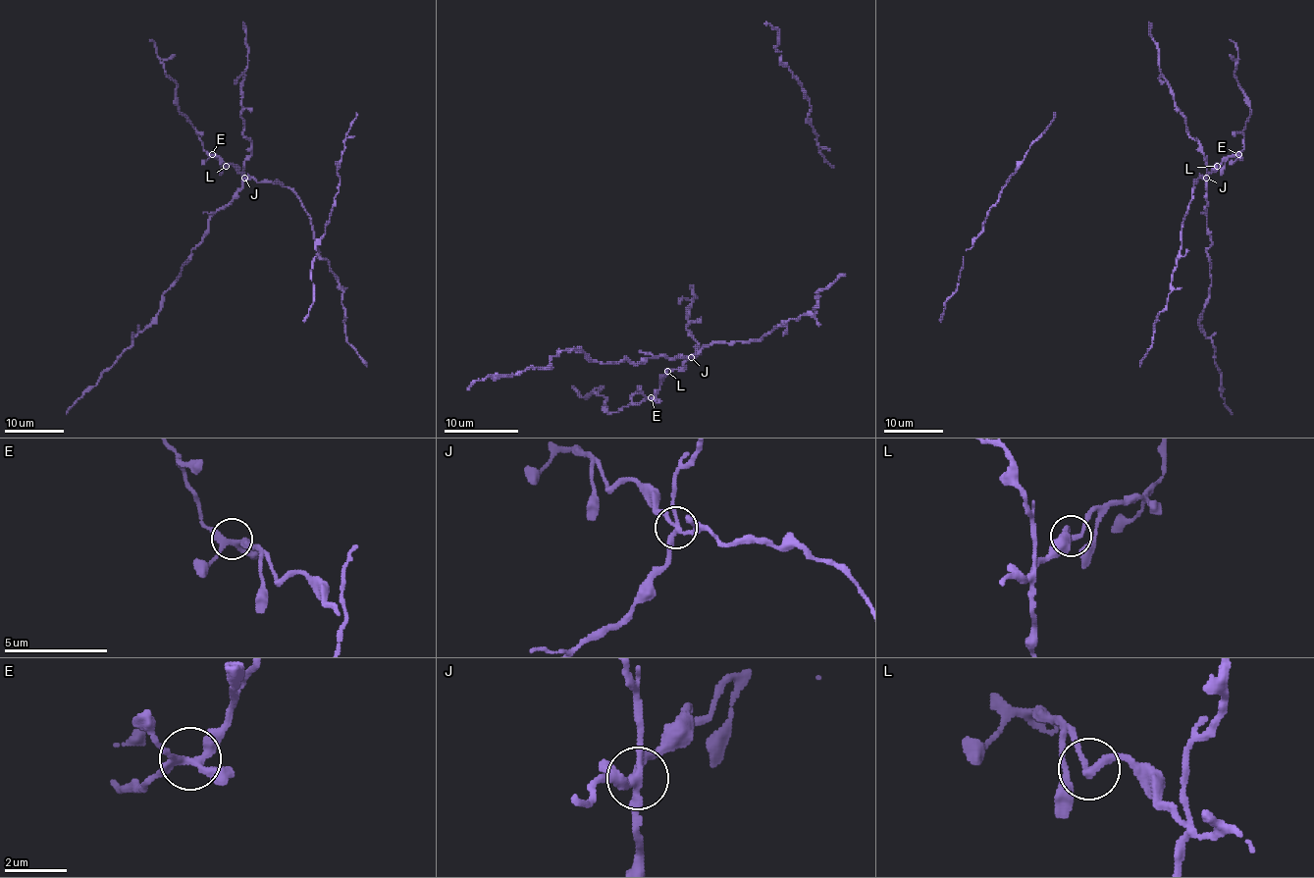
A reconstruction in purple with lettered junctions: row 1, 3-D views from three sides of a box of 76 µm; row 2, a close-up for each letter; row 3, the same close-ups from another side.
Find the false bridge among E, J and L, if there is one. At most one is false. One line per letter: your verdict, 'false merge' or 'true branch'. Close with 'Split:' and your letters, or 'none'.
E: true branch
J: false merge
L: true branch
Split: J

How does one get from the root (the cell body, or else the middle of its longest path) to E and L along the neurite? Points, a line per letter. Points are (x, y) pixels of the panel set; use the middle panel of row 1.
E: (697, 352), (678, 369), (669, 369), (659, 389), (651, 397)
L: (697, 352), (678, 369), (667, 371)

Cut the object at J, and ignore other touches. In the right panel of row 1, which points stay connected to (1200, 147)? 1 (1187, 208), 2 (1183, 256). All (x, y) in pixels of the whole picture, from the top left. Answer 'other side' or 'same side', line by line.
1: other side
2: other side

